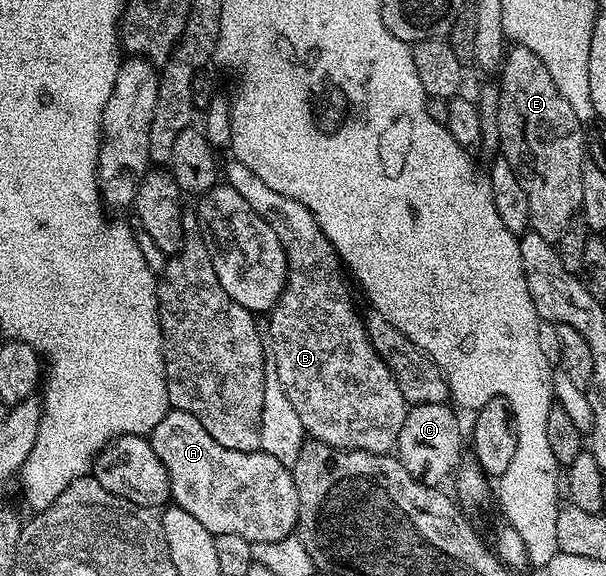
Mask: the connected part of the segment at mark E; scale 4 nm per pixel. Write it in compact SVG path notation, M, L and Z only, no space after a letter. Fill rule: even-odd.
M513 45L505 53L504 64L498 77L500 103L495 108L494 117L496 130L500 133L499 153L508 161L510 168L514 168L522 188L526 191L526 201L530 204L528 220L531 233L542 236L542 240L547 242L559 243L570 220L580 214L582 168L586 161L585 127L578 120L578 116L574 116L574 108L570 108L566 96L562 96L554 80L550 80L550 71L544 61L534 52L530 52L530 48Z

